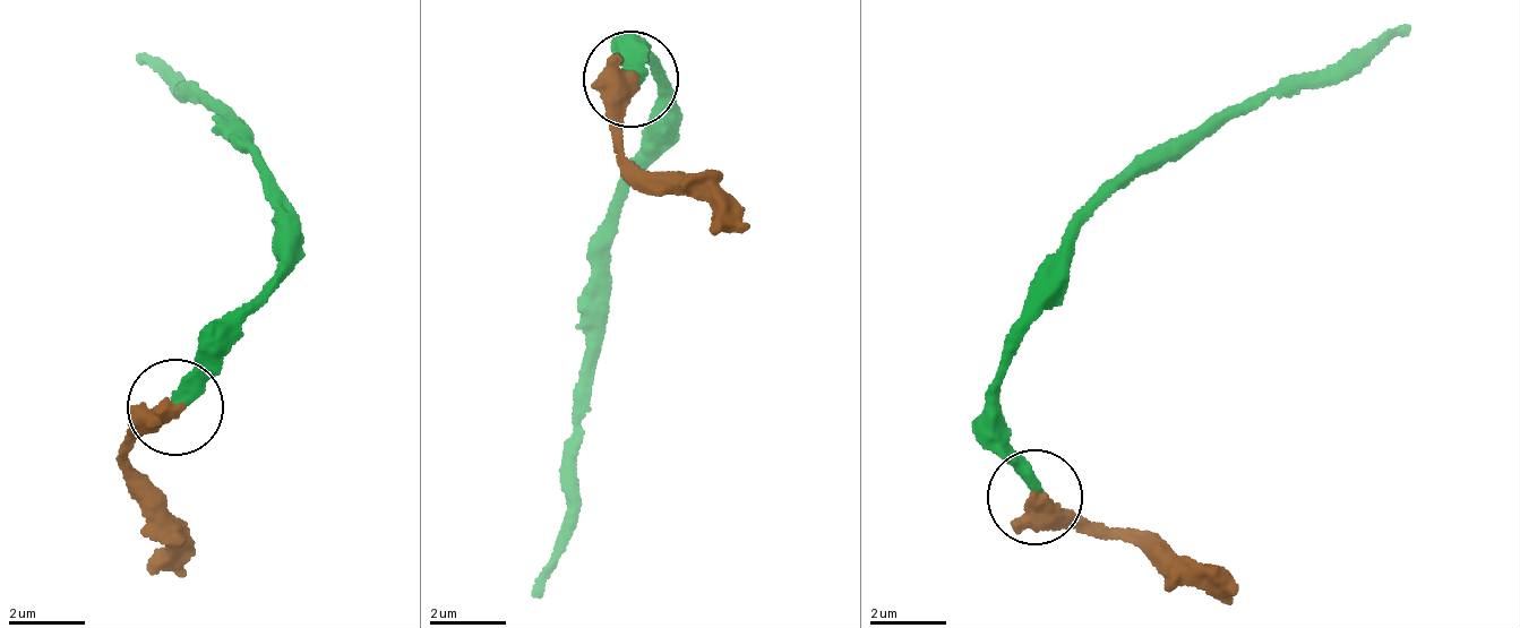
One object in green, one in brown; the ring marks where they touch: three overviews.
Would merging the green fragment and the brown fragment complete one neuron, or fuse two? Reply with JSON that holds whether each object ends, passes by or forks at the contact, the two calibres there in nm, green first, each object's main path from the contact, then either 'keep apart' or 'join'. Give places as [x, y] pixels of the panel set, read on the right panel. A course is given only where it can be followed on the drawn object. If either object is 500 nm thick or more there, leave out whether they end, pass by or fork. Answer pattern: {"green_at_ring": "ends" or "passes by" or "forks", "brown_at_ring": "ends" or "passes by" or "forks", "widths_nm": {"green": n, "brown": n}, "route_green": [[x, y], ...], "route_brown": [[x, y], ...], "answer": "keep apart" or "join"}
{"widths_nm": {"green": 340, "brown": 550}, "route_green": [[1033, 498], [998, 395], [1035, 310], [1035, 274], [1144, 170], [1277, 92], [1333, 87], [1409, 29]], "route_brown": [[1033, 498], [1115, 526], [1234, 593]], "answer": "join"}

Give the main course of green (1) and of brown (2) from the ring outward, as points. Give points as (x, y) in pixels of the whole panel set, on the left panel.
1: (178, 409), (182, 379), (245, 316), (281, 257), (281, 221), (247, 144), (191, 92), (179, 103), (137, 58)
2: (178, 409), (125, 446), (189, 577)

